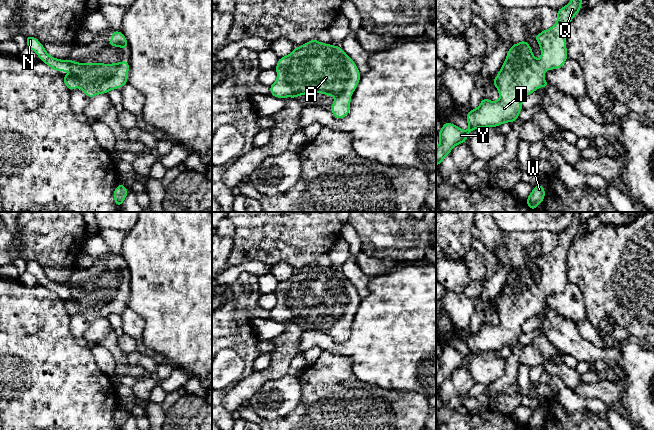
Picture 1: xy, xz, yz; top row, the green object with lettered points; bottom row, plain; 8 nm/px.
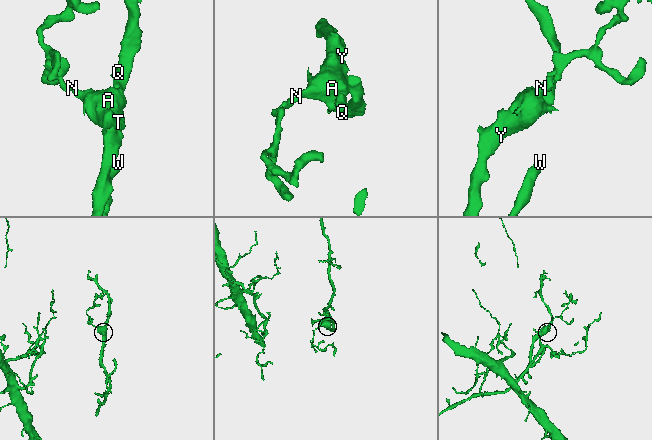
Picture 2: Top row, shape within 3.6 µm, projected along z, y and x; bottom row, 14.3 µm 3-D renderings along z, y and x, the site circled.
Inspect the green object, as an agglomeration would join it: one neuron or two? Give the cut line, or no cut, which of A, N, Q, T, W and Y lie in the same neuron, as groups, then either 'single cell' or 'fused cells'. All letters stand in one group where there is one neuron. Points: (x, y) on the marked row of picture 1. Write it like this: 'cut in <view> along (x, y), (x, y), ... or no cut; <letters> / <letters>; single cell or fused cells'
no cut; A N Q T W Y; single cell

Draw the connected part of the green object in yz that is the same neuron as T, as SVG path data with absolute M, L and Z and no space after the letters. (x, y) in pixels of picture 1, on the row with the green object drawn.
M570 0L570 2L557 10L557 22L550 28L535 35L541 49L541 60L537 60L532 53L532 48L523 40L517 44L513 44L507 52L505 62L502 64L500 71L495 79L494 86L498 89L500 98L498 101L489 101L485 97L482 98L480 105L476 109L471 109L465 116L469 125L469 130L465 131L458 126L446 122L442 129L438 132L440 143L436 148L436 165L441 165L442 160L451 152L458 144L466 142L468 135L477 128L498 127L505 122L513 123L518 119L522 110L523 100L540 87L548 87L548 83L544 79L546 70L559 69L565 64L568 58L565 38L571 20L580 11L582 0Z

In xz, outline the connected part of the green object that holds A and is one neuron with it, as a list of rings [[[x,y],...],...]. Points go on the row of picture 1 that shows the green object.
[[[312,39],[279,58],[277,79],[269,86],[276,98],[297,98],[304,94],[323,93],[335,98],[331,112],[336,119],[350,112],[351,94],[361,74],[355,62],[340,46]]]

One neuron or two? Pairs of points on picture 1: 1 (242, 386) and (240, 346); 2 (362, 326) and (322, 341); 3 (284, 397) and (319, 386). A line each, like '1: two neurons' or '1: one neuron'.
1: two neurons
2: one neuron
3: two neurons

